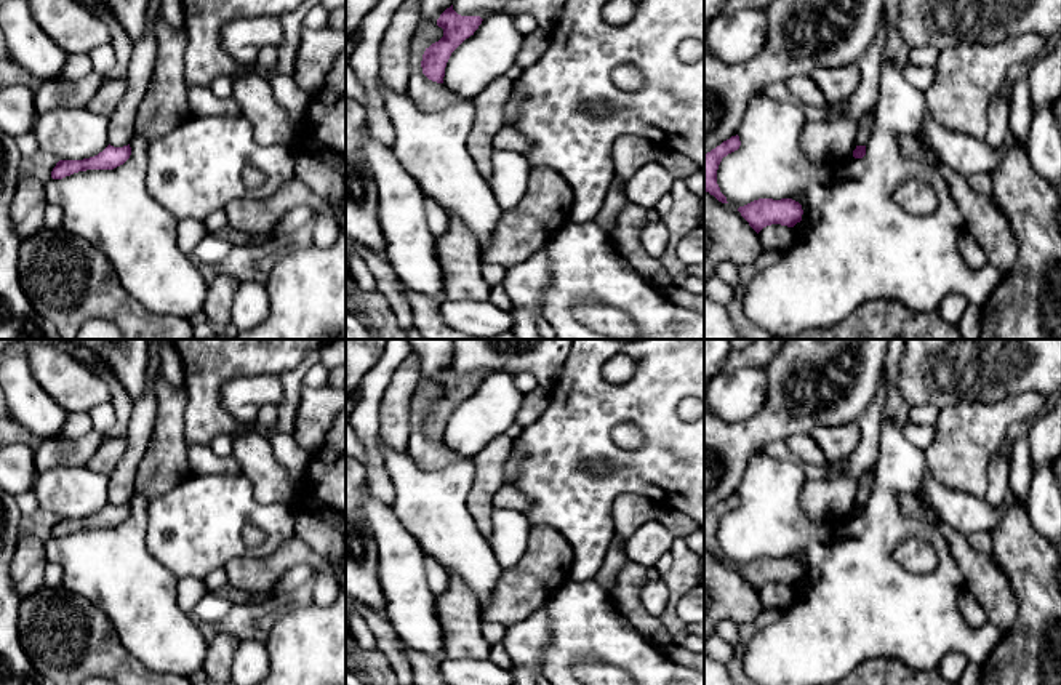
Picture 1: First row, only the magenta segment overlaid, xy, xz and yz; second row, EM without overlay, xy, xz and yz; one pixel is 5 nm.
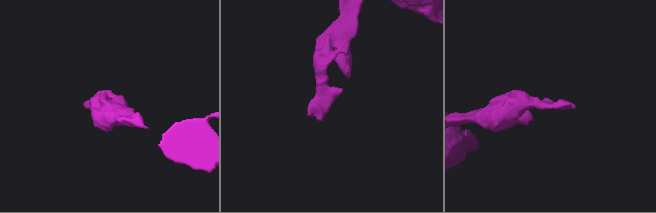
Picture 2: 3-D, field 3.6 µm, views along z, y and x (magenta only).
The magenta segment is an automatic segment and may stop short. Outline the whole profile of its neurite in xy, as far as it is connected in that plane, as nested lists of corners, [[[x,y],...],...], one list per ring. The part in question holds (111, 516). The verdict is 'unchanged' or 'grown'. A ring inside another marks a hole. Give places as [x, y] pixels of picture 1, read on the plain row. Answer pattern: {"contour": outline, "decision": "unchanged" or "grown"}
{"contour": [[[107,504],[102,511],[94,515],[83,517],[83,519],[59,519],[51,530],[53,538],[62,538],[78,530],[86,528],[114,528],[123,523],[131,514],[131,506],[114,506]]], "decision": "unchanged"}

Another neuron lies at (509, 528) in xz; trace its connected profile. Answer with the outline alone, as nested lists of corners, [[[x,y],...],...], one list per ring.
[[[493,507],[491,536],[486,539],[502,570],[518,563],[528,546],[531,525],[525,512]]]

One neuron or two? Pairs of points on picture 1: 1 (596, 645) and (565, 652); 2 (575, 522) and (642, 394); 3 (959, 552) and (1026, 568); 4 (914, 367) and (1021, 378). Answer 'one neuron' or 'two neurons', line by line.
1: one neuron
2: one neuron
3: two neurons
4: one neuron

